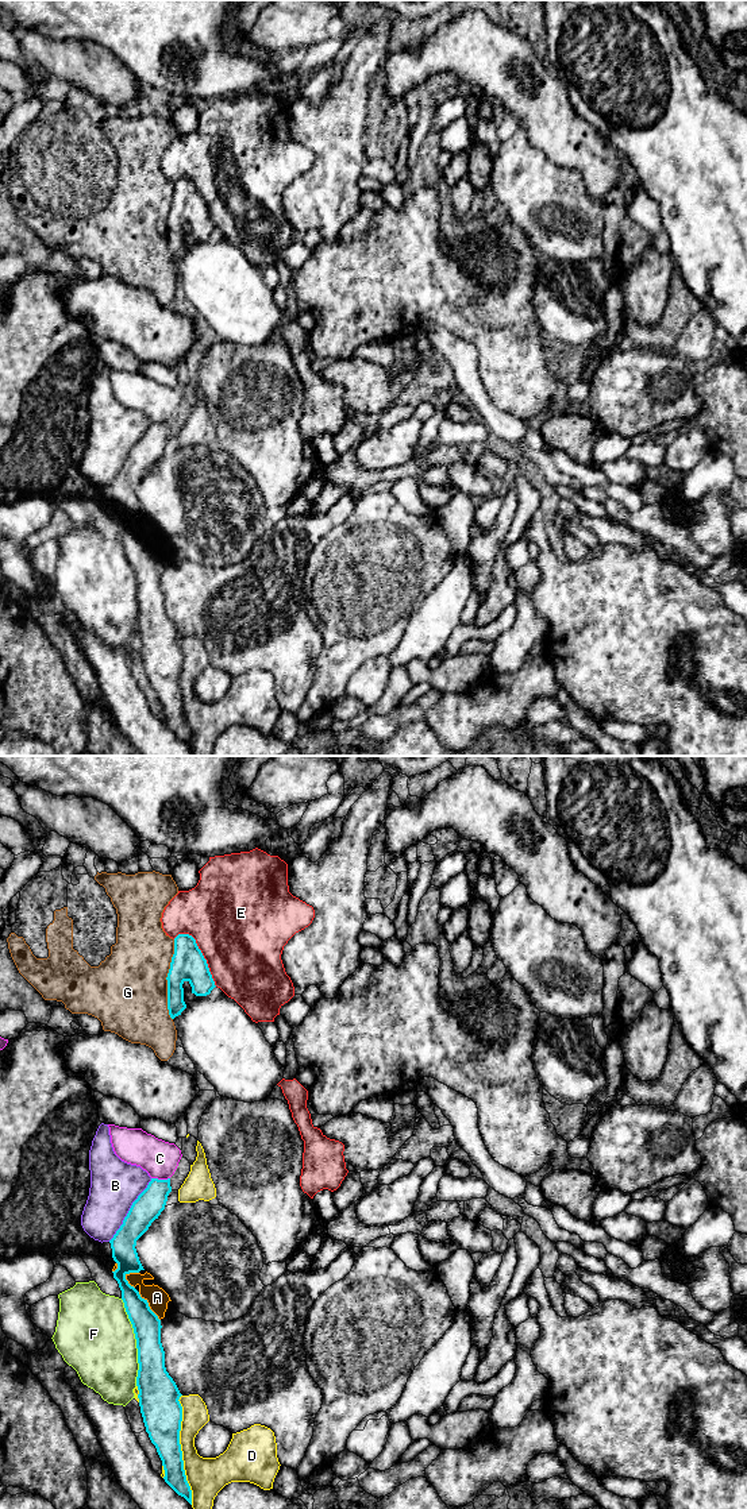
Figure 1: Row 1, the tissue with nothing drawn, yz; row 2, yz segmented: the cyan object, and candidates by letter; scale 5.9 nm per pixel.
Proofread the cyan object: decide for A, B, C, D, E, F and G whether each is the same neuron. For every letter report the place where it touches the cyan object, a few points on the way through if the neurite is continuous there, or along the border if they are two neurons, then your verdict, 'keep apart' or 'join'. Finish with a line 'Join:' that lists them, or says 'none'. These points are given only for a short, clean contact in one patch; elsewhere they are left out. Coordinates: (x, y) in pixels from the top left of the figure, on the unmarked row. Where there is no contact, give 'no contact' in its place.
A: meets cyan in yz at (149, 551); keep apart
B: meets cyan in yz at (130, 454); keep apart
C: meets cyan in yz at (161, 424); keep apart
D: meets cyan in yz at (180, 694); keep apart
E: meets cyan in yz at (201, 199); keep apart
F: meets cyan in yz at (137, 586); keep apart
G: meets cyan in yz at (166, 223); keep apart
Join: none

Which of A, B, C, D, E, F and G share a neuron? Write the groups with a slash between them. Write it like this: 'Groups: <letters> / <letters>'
Groups: A / B / C / D / E / F / G

